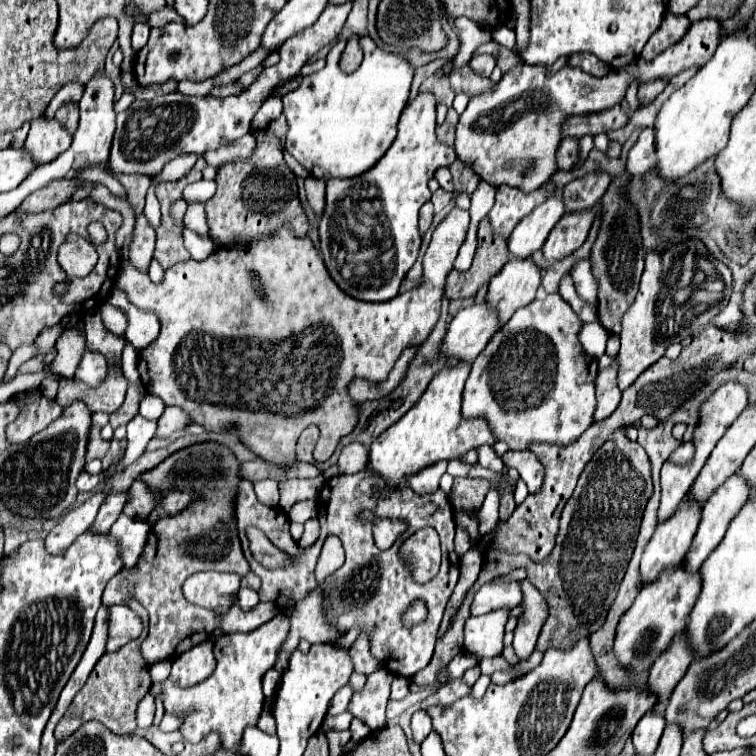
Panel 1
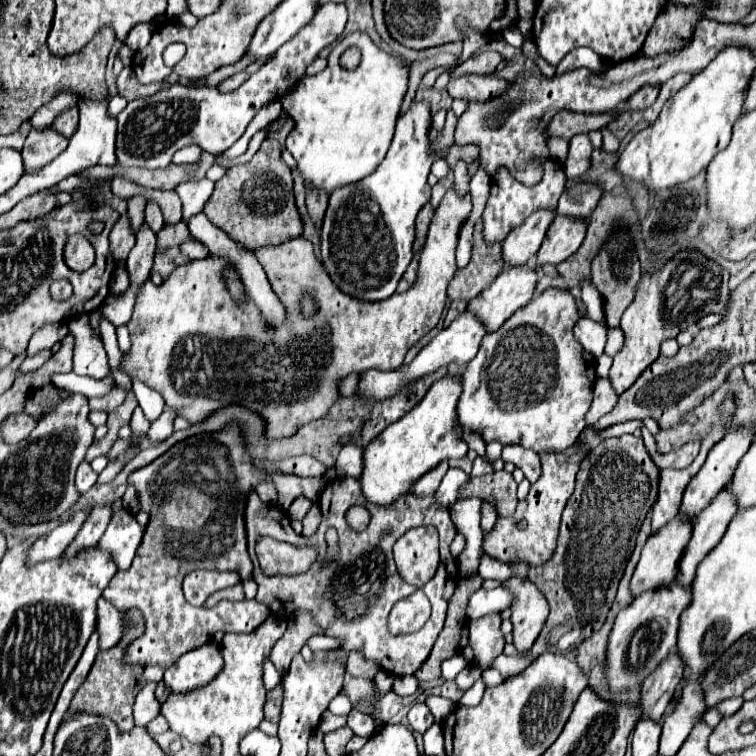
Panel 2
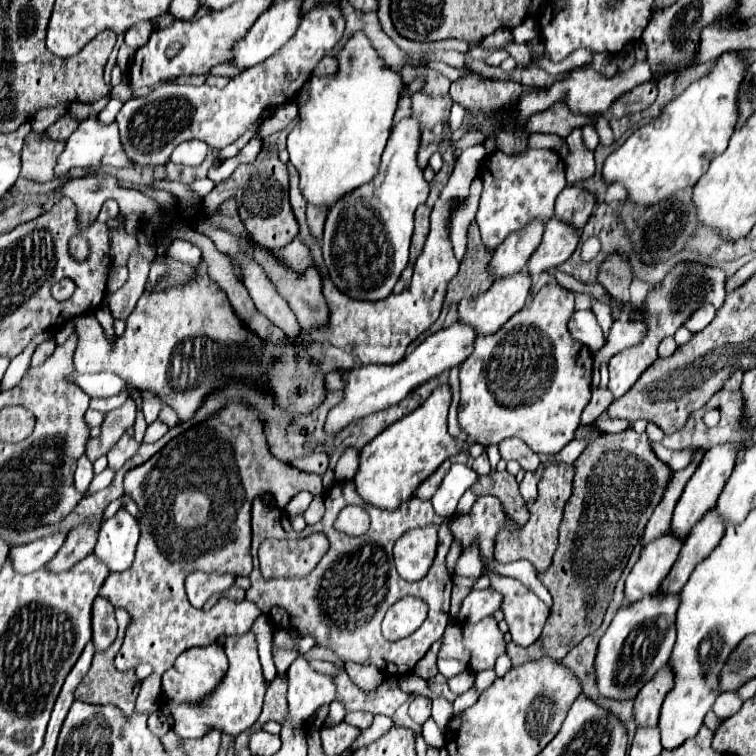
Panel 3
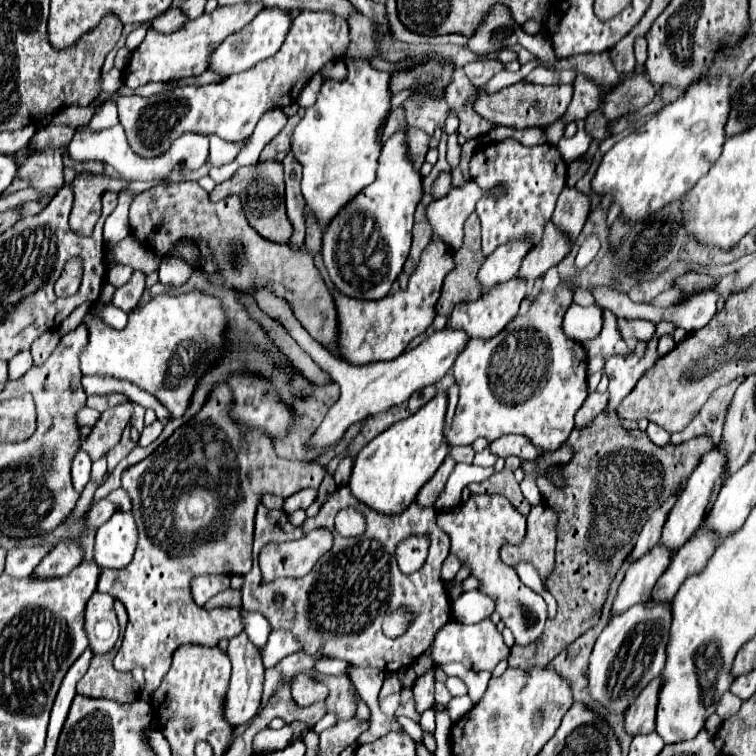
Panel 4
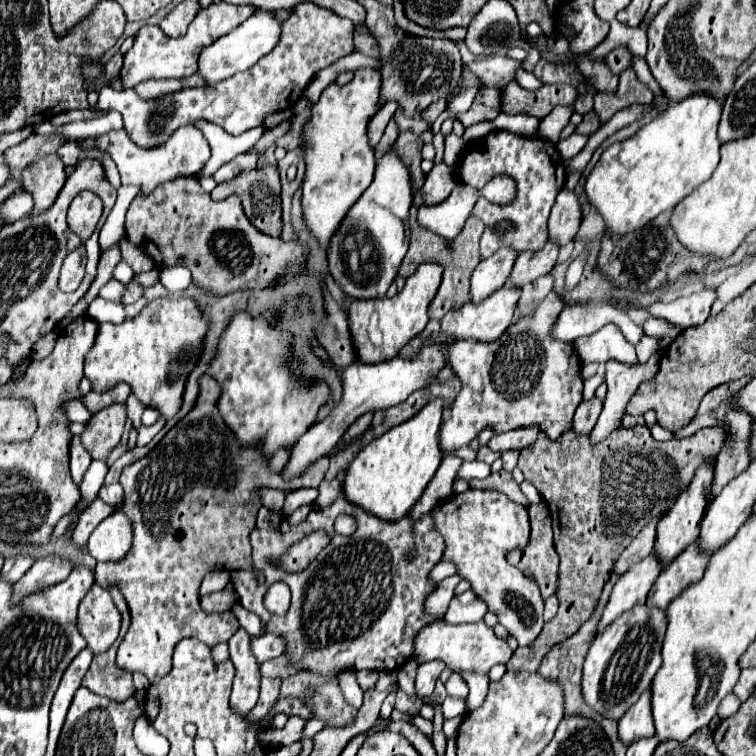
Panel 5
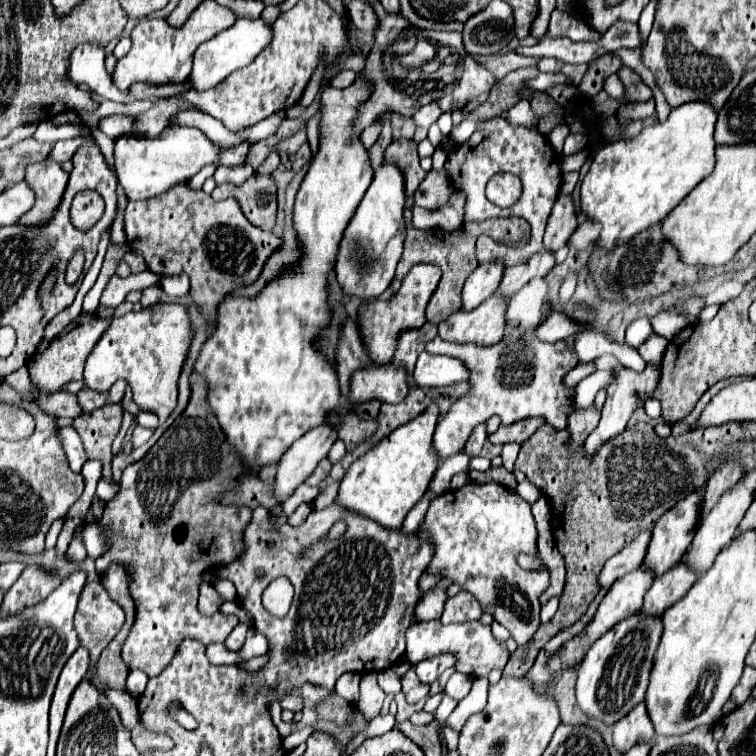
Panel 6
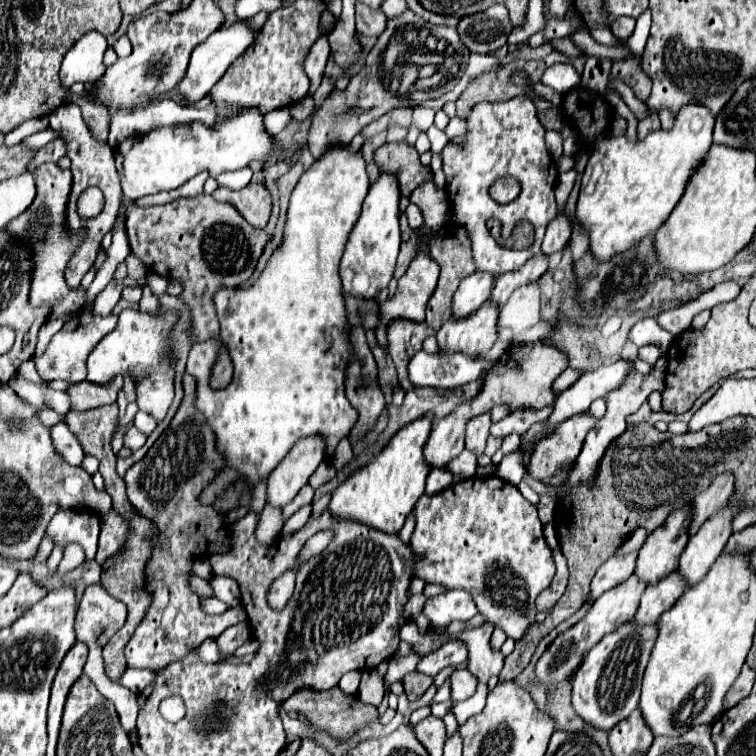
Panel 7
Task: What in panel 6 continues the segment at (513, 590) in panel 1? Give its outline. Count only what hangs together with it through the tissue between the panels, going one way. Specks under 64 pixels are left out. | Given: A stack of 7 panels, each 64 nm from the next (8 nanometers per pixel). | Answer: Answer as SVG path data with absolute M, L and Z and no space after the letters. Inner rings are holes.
M460 590L456 596L450 596L446 598L444 602L444 612L440 616L440 622L442 624L450 624L450 622L466 622L466 620L478 620L482 616L480 612L480 604L478 600Z

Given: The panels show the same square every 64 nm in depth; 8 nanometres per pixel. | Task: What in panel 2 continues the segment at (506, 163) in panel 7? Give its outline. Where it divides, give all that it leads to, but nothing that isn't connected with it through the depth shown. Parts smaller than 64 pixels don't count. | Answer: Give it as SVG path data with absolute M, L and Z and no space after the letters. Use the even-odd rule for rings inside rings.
M546 158L542 162L542 180L534 186L526 186L520 180L516 180L510 170L506 166L500 166L494 176L490 178L490 192L488 192L488 200L486 200L486 208L482 214L482 224L484 224L484 240L488 244L492 242L502 242L510 230L514 230L516 226L520 226L530 214L538 212L538 210L554 210L556 202L560 198L560 194L566 188L566 174L564 168L560 164L558 170L558 162L554 158Z

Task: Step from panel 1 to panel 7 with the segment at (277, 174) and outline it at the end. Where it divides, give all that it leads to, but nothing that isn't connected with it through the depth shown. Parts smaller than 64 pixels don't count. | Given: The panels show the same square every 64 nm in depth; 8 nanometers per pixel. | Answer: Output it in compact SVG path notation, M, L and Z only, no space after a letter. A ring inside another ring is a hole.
M250 182L246 188L238 190L238 192L230 192L228 188L218 188L212 196L216 202L232 204L250 226L254 226L254 228L266 226L270 208L272 208L272 200L262 184Z

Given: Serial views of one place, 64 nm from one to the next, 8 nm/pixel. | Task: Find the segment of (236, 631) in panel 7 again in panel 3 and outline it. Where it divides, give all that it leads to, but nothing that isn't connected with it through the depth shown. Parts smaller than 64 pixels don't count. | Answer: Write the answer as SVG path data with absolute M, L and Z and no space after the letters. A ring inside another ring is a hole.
M252 632L242 634L242 636L230 636L228 640L225 640L223 647L229 663L228 674L226 674L224 682L221 682L220 686L210 694L206 704L196 706L196 708L188 706L188 704L166 704L162 708L170 726L176 730L176 734L180 734L184 738L198 738L204 732L208 732L208 728L220 728L226 734L240 734L256 722L256 718L262 710L266 680L262 676L262 666L260 666L260 658L258 658L258 650L256 650ZM232 652L240 652L242 656L234 658Z

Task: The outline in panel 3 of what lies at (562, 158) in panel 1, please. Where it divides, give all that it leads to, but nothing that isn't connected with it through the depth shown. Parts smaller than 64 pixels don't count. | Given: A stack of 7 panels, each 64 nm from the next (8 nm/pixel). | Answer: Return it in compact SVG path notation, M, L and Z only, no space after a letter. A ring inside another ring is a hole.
M532 132L532 134L528 134L528 144L530 144L530 148L560 148L562 138L554 136L554 134Z

